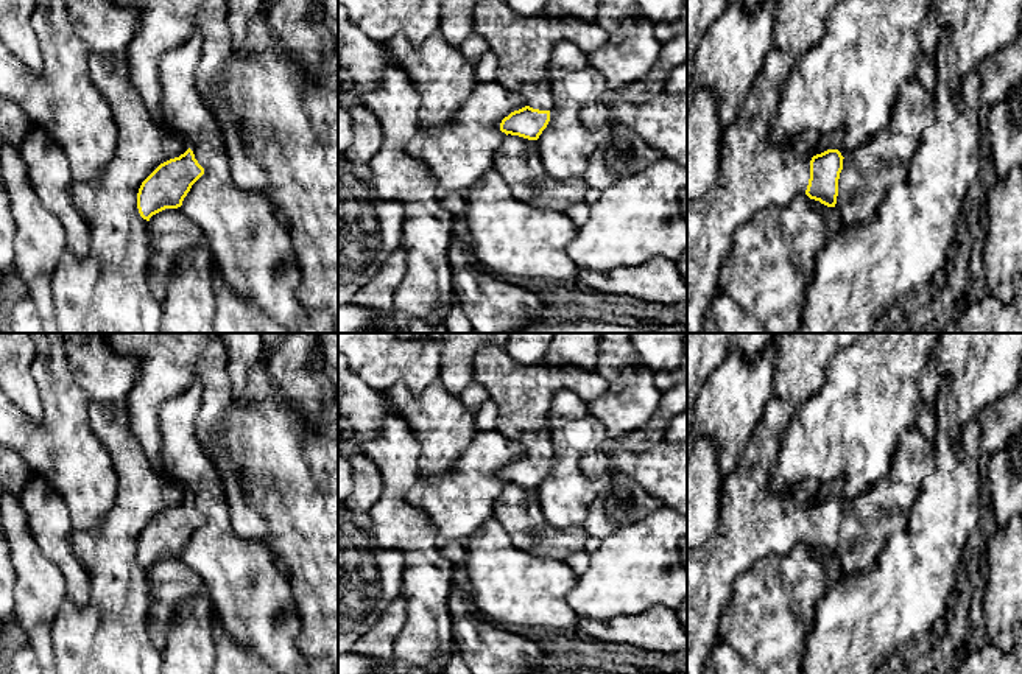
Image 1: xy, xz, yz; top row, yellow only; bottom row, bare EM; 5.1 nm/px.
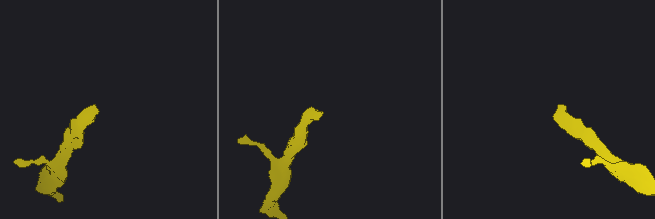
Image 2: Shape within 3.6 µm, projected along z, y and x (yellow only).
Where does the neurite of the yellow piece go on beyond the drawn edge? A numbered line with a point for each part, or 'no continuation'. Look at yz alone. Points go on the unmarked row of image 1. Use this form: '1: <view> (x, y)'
1: yz (754, 523)

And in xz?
1: xz (522, 394)

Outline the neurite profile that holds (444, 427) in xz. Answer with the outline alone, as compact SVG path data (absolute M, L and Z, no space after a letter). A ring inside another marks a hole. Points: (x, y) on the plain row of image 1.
M441 378L421 395L413 395L404 383L396 383L388 395L419 441L419 478L449 473L477 433L475 411L449 394Z

